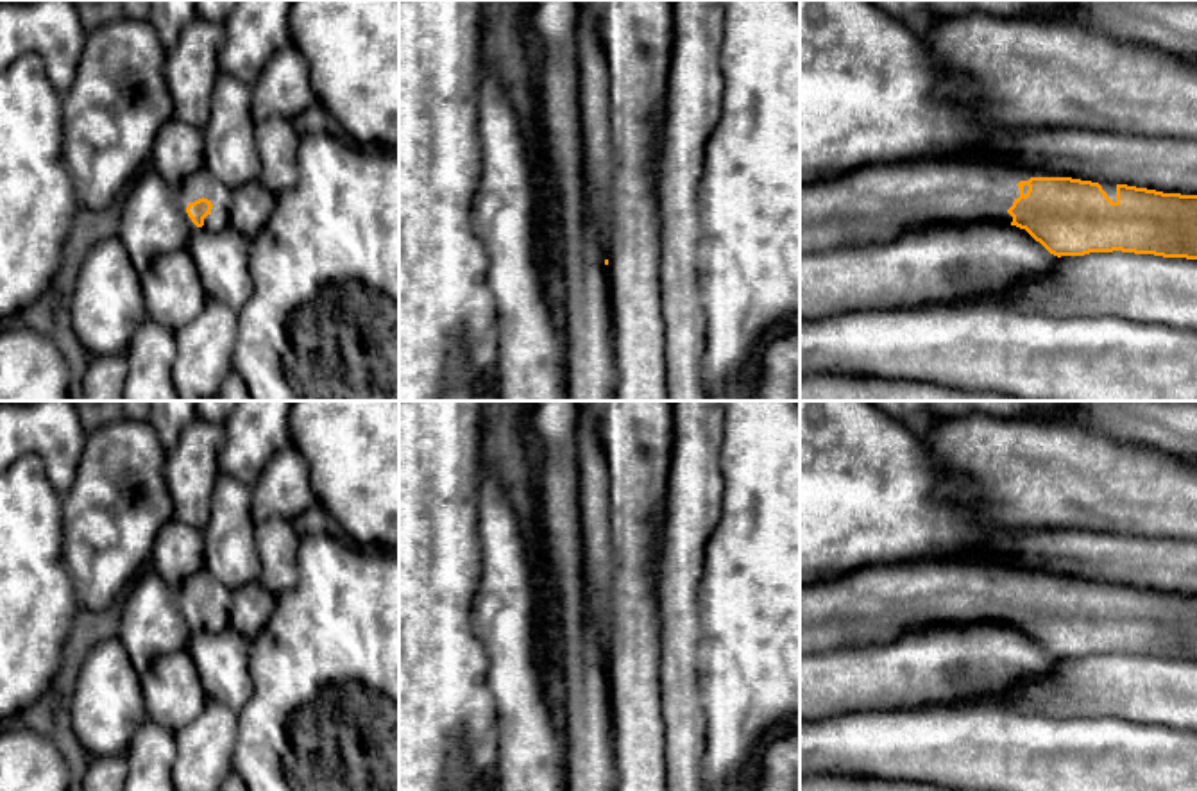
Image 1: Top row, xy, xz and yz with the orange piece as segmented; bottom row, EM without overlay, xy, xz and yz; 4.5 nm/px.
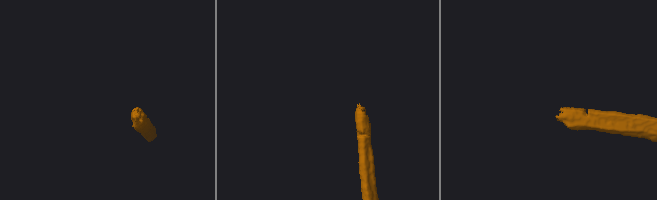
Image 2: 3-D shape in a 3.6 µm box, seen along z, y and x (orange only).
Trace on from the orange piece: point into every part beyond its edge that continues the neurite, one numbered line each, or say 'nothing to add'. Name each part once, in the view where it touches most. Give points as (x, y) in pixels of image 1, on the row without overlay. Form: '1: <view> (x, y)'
1: yz (875, 605)

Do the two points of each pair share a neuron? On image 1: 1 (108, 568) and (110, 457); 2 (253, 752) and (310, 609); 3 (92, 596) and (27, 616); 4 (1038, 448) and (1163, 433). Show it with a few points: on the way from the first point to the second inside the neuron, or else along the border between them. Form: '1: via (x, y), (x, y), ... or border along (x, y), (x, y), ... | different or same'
1: via (129, 541), (126, 484) | same
2: via (265, 716), (290, 664), (310, 645) | same
3: border along (74, 589), (79, 607) | different
4: border along (1072, 428), (1154, 450) | different

